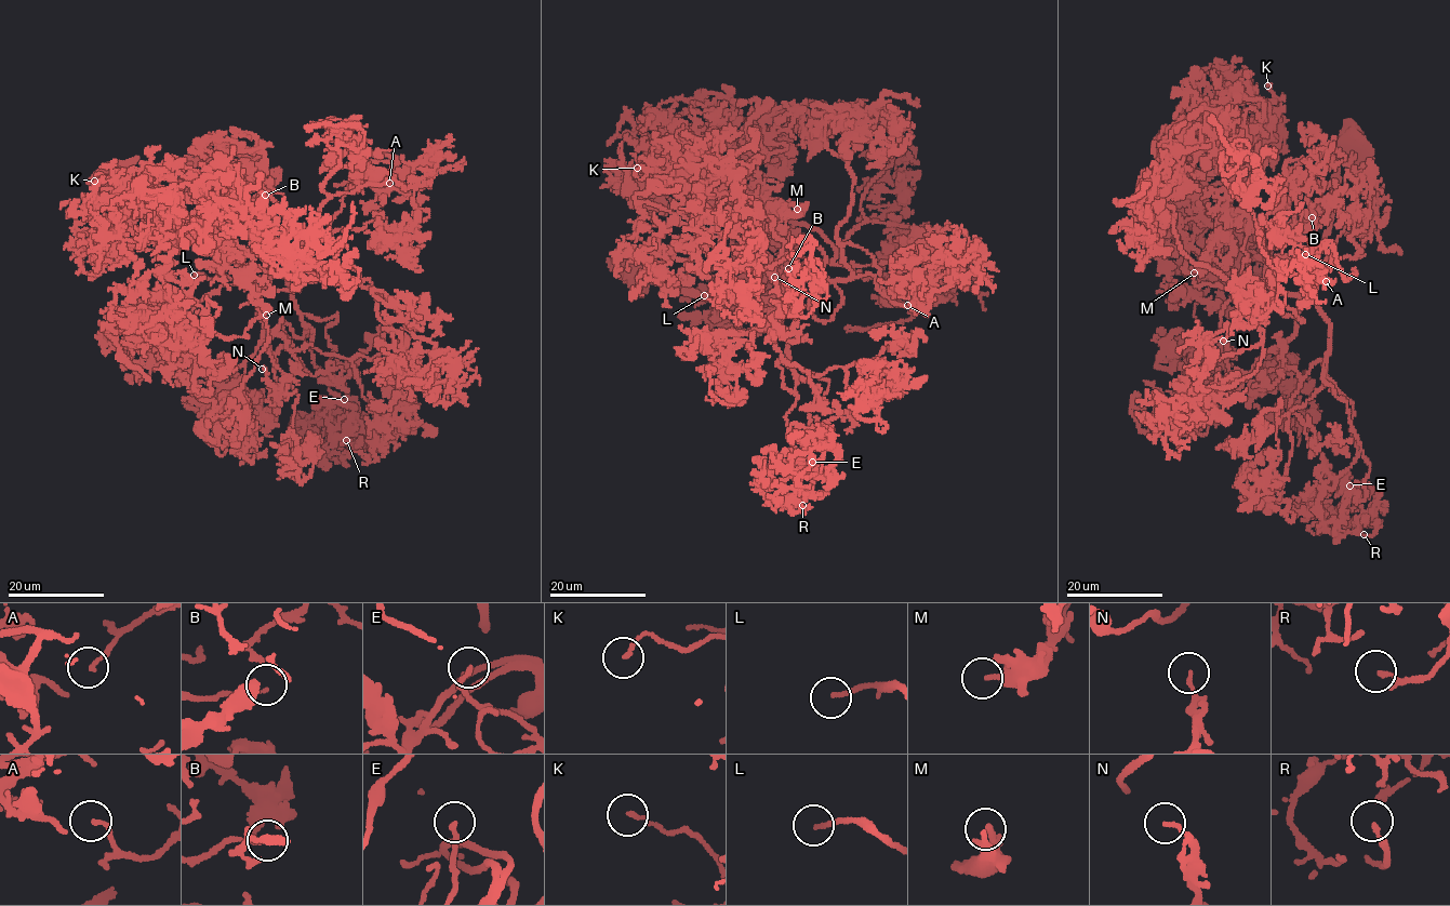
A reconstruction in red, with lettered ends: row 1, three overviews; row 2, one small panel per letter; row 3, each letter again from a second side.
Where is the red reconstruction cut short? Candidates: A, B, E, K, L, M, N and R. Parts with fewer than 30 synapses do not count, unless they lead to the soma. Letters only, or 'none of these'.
L

